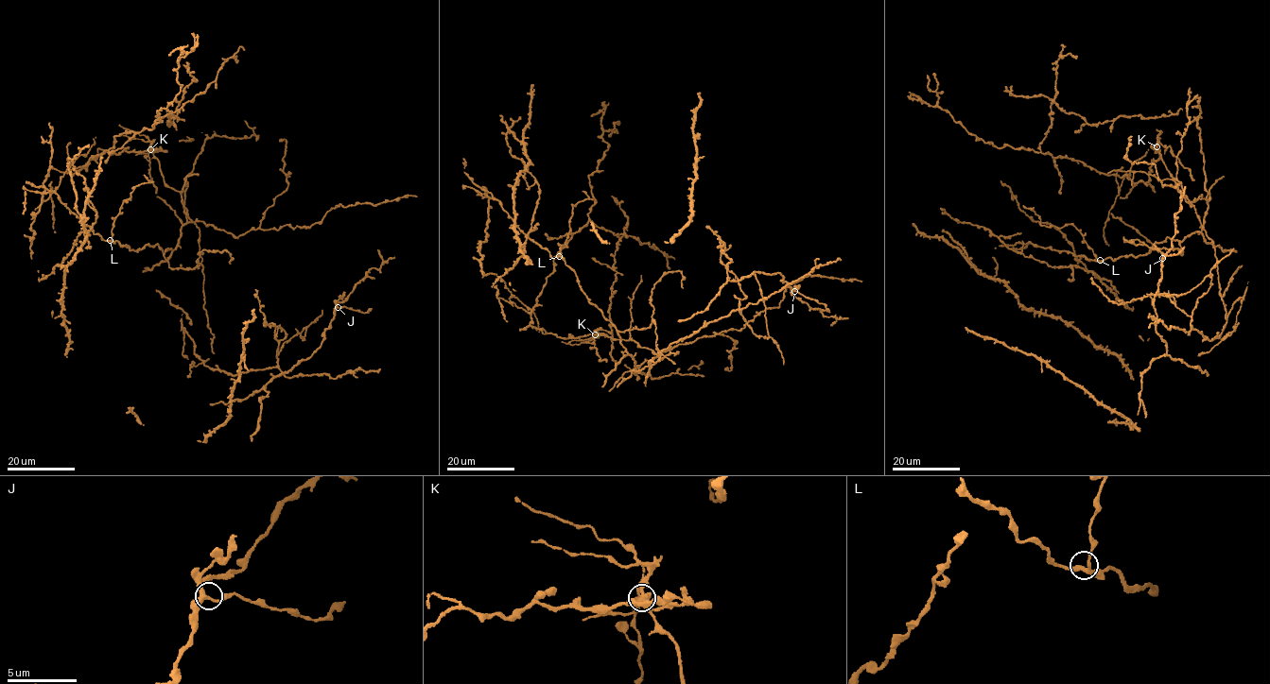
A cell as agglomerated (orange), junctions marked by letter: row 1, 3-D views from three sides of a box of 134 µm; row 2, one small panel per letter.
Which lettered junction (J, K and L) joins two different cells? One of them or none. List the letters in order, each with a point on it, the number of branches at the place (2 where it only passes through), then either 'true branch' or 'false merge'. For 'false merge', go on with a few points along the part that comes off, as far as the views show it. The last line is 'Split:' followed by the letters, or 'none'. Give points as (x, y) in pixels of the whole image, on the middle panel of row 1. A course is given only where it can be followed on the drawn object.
J: (794, 291) | 3 | true branch
K: (595, 334) | 3 | false merge | (594, 334), (614, 339), (632, 339), (652, 350), (660, 359), (670, 352), (679, 351)
L: (559, 256) | 3 | true branch
Split: K

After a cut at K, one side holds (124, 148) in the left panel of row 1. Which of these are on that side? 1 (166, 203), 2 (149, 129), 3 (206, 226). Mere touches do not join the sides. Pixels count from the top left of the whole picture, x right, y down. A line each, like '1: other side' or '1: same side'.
1: same side
2: same side
3: same side

